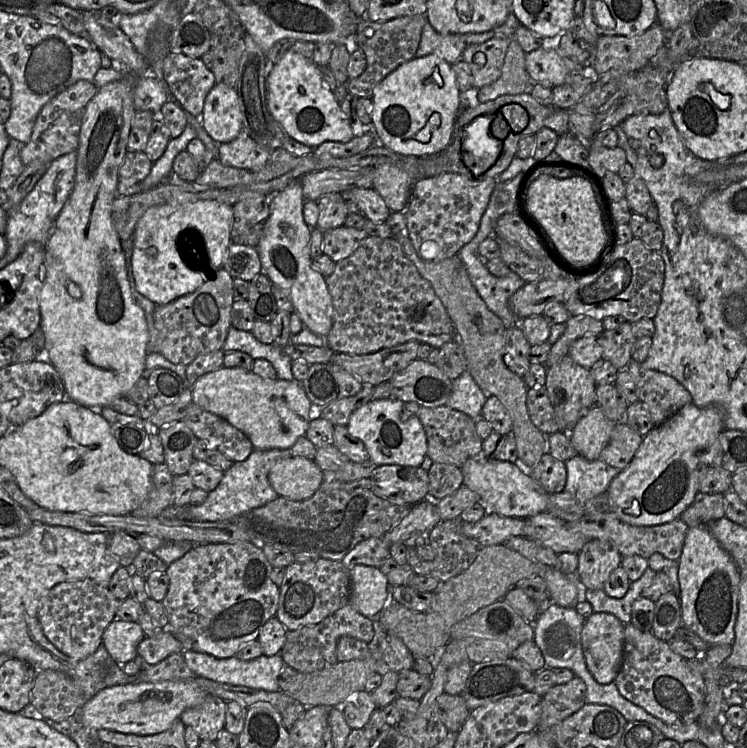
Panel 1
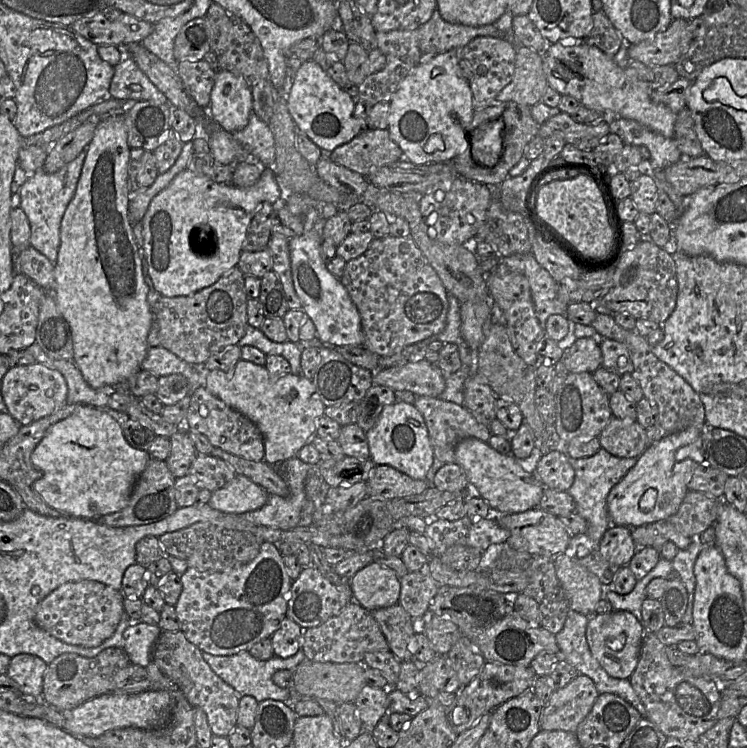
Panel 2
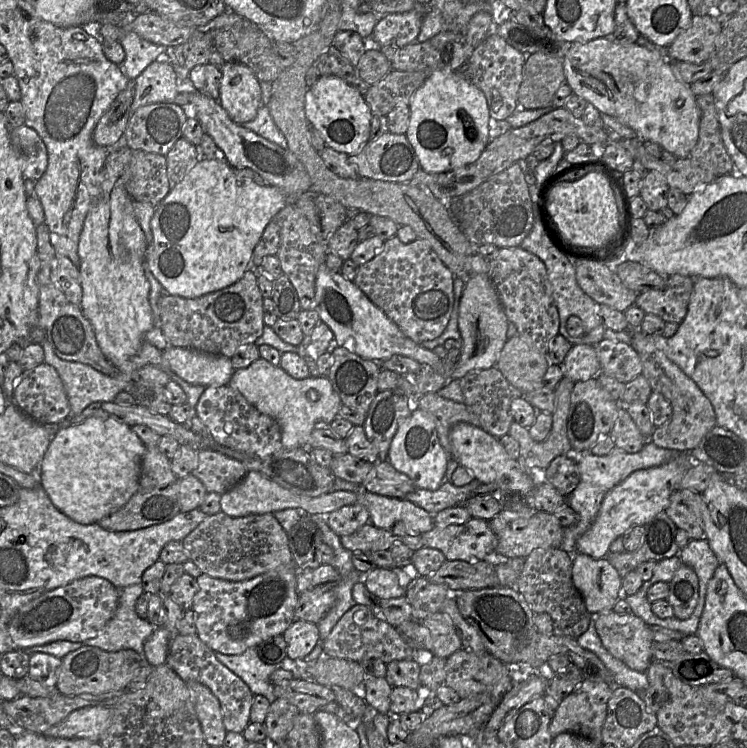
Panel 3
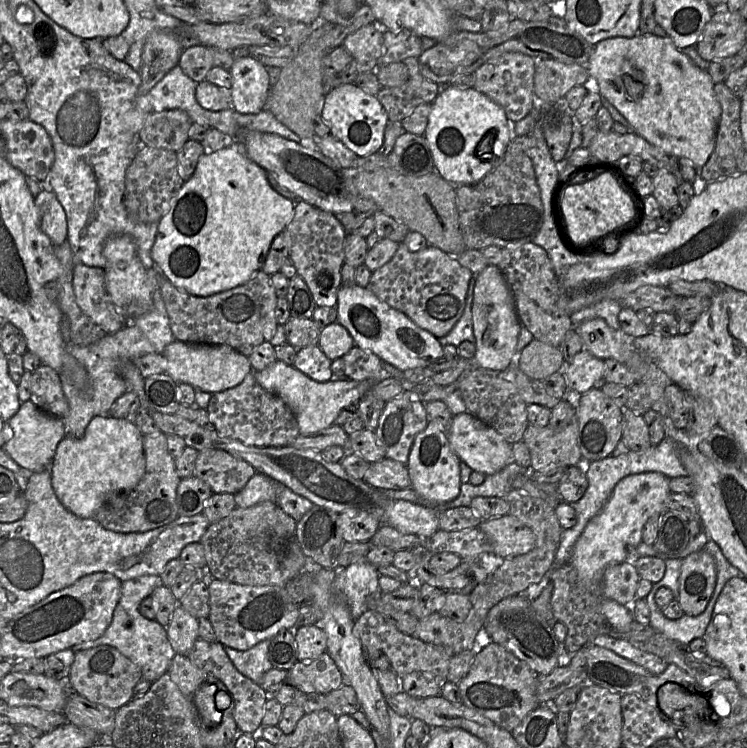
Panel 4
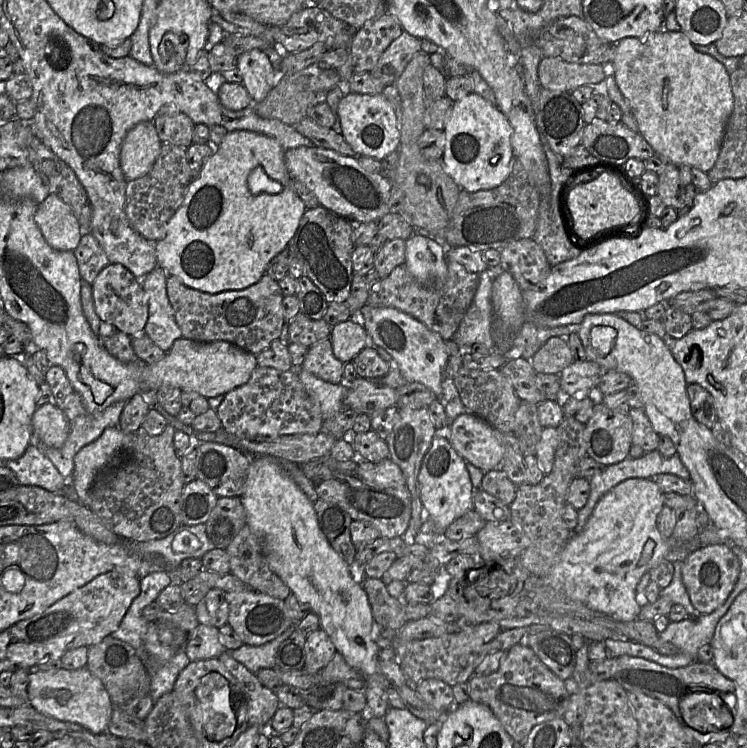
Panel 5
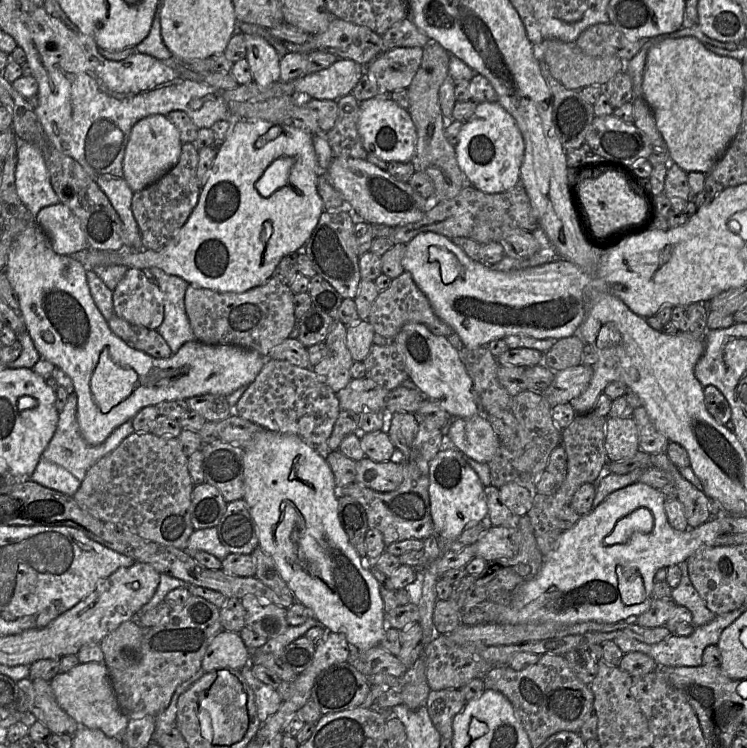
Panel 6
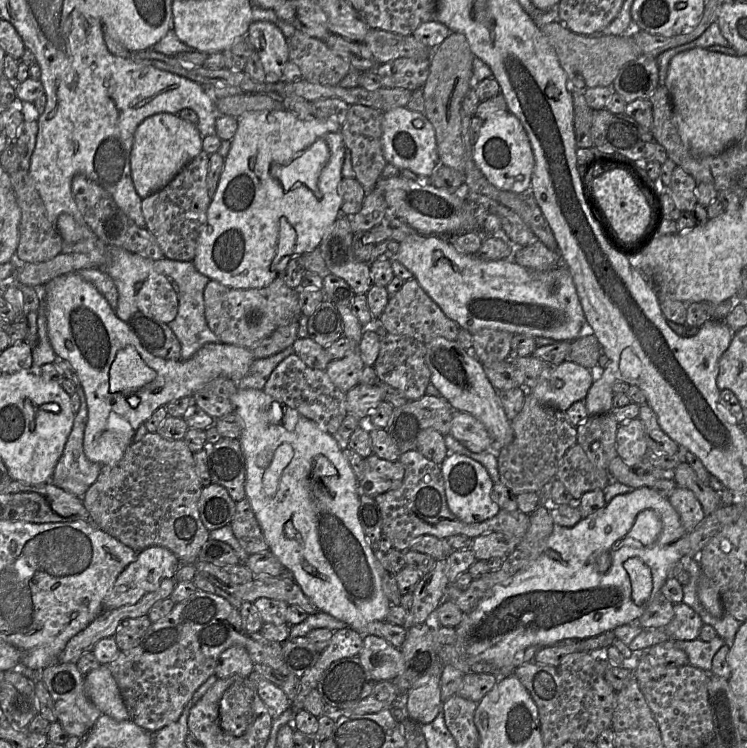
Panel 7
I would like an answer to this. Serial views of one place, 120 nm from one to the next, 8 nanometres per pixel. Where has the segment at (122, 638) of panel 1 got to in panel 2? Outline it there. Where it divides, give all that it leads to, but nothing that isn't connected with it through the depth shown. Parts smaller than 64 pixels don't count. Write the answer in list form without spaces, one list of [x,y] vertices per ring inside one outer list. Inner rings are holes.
[[[133,622],[123,633],[123,649],[133,665],[147,668],[153,647],[162,633],[159,625]]]

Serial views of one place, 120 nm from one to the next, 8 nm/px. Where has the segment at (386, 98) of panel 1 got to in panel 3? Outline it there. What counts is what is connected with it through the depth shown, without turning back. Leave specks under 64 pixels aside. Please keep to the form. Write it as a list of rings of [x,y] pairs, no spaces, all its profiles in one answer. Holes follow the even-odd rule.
[[[436,71],[414,93],[408,104],[410,120],[405,136],[412,145],[421,169],[426,172],[449,172],[475,162],[490,135],[490,110],[484,93],[458,71]]]

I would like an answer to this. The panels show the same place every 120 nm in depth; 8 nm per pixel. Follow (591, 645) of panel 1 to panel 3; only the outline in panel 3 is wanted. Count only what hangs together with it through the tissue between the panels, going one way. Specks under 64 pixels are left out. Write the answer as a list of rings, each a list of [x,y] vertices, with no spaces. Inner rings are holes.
[[[609,611],[599,614],[596,631],[607,651],[632,670],[646,672],[650,663],[652,639],[650,627],[638,616]]]

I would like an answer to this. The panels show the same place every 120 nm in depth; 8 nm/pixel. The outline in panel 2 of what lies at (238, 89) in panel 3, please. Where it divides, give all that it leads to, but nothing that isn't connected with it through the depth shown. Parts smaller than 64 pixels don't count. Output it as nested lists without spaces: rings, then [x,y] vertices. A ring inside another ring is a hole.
[[[219,70],[207,108],[212,121],[228,132],[243,129],[252,114],[253,97],[245,79],[227,70]]]

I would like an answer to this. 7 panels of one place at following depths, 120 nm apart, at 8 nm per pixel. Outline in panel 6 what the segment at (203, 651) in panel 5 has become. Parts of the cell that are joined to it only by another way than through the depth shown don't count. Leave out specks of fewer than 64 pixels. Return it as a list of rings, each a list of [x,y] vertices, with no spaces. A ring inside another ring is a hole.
[[[223,630],[208,646],[202,670],[205,673],[226,667],[241,670],[250,665],[251,653],[238,633]]]

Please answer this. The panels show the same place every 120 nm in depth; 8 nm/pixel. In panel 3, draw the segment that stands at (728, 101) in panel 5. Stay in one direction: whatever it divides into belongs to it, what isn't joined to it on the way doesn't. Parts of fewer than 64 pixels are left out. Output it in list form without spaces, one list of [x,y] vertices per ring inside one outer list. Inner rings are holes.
[[[597,38],[585,43],[571,43],[563,58],[566,84],[573,94],[584,98],[601,114],[608,114],[627,124],[636,131],[639,139],[657,143],[678,158],[689,158],[699,137],[701,110],[690,84],[678,79],[671,61],[661,48],[647,49],[636,43],[622,44],[610,38]]]

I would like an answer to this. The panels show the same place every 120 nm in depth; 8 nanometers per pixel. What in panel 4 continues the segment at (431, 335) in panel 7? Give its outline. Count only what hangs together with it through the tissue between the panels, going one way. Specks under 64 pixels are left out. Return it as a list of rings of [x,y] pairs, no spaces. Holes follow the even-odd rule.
[[[402,242],[392,259],[372,272],[367,288],[381,301],[404,313],[417,326],[439,339],[446,336],[461,318],[473,275],[468,268],[459,263],[457,257],[452,257],[435,246],[428,245],[422,250],[411,252]]]

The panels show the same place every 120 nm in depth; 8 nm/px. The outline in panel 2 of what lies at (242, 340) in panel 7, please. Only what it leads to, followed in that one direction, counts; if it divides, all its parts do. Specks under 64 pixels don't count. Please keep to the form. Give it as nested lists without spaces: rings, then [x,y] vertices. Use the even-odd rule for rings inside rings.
[[[234,267],[224,273],[214,284],[188,296],[165,297],[156,302],[153,313],[159,325],[160,346],[191,364],[203,364],[211,355],[227,346],[237,345],[245,335],[248,295],[244,284],[245,274]]]

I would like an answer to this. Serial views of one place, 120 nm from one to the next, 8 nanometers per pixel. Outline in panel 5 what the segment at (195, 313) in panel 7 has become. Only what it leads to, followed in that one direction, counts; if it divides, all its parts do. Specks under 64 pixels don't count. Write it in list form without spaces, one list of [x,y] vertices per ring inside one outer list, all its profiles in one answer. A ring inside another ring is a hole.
[[[157,267],[142,278],[148,303],[148,318],[142,333],[164,352],[171,348],[176,339],[182,337],[167,296],[168,276],[164,269]]]

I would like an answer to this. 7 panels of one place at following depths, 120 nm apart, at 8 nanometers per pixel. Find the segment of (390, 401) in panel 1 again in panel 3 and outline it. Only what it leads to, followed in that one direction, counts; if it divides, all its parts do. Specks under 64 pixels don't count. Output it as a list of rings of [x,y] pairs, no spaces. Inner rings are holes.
[[[417,407],[404,420],[395,433],[387,454],[388,461],[397,471],[407,475],[418,489],[437,490],[446,480],[450,455],[442,447],[435,422],[424,410]]]

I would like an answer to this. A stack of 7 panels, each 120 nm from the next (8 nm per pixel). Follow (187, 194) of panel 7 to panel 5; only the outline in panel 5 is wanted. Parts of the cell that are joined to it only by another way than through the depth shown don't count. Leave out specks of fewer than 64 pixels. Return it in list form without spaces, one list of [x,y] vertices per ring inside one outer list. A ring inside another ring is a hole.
[[[162,144],[160,154],[149,172],[126,183],[125,213],[133,228],[146,239],[162,239],[169,221],[183,202],[190,182],[187,148]]]

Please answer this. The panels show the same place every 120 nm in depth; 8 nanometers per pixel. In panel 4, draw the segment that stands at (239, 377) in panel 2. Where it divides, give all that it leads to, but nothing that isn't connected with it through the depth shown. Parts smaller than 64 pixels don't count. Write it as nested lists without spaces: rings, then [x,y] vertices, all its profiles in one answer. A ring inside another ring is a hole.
[[[277,359],[261,371],[253,371],[257,383],[269,393],[279,397],[292,411],[299,427],[300,435],[319,432],[333,425],[339,413],[350,405],[357,405],[359,400],[384,379],[391,378],[384,369],[376,379],[364,381],[330,380],[317,382],[300,372],[292,365]]]

